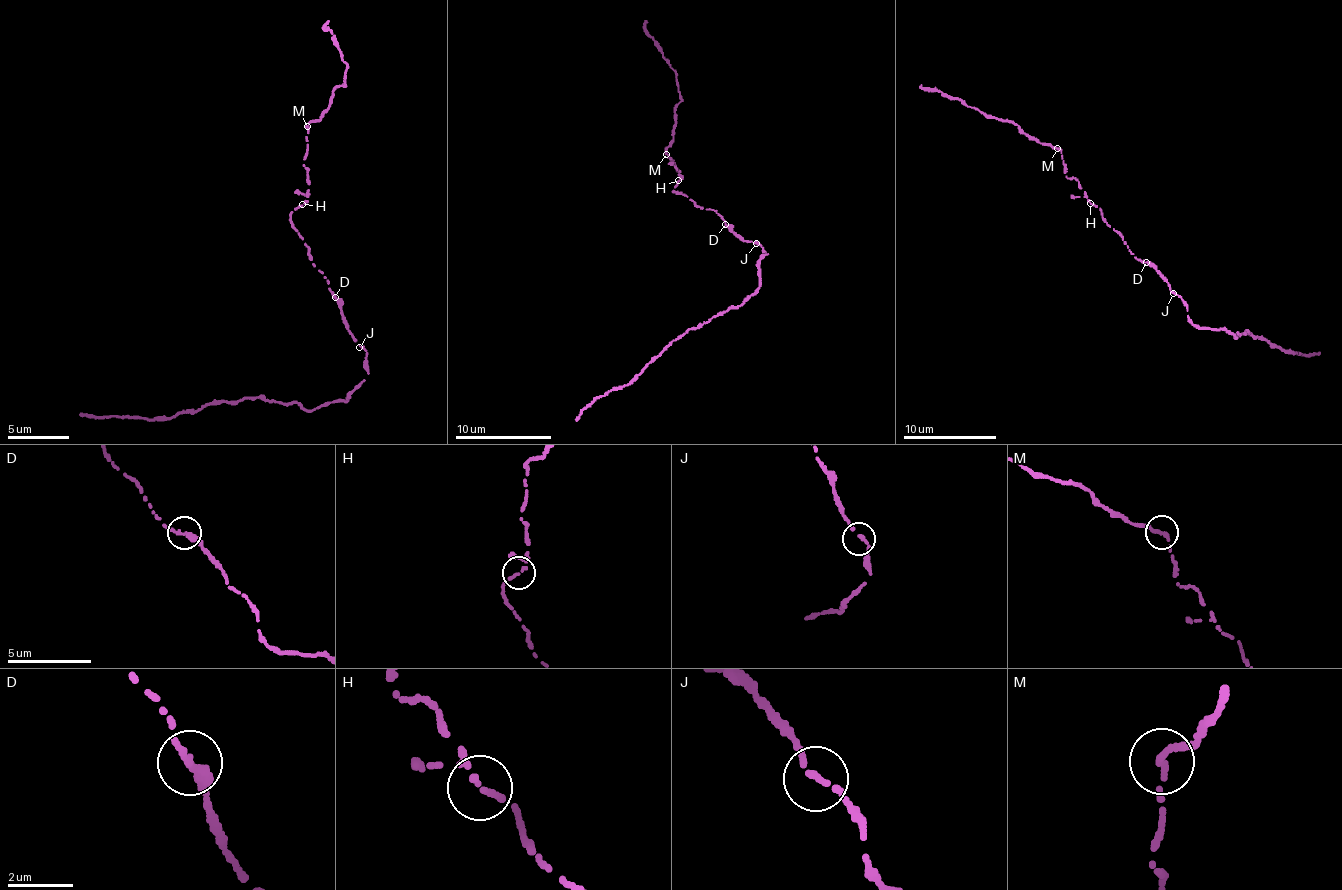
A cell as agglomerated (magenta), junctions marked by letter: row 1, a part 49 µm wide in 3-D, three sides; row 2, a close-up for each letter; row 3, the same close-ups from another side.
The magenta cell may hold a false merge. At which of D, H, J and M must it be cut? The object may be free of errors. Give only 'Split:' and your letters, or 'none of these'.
Split: none of these

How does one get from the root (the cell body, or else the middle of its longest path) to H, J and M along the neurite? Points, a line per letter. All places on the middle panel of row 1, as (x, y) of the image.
H: (725, 222), (718, 213), (696, 206), (687, 196), (673, 191), (678, 180)
J: (725, 222), (744, 240), (756, 243)
M: (725, 222), (718, 213), (696, 206), (687, 196), (673, 191), (681, 174), (666, 154)

